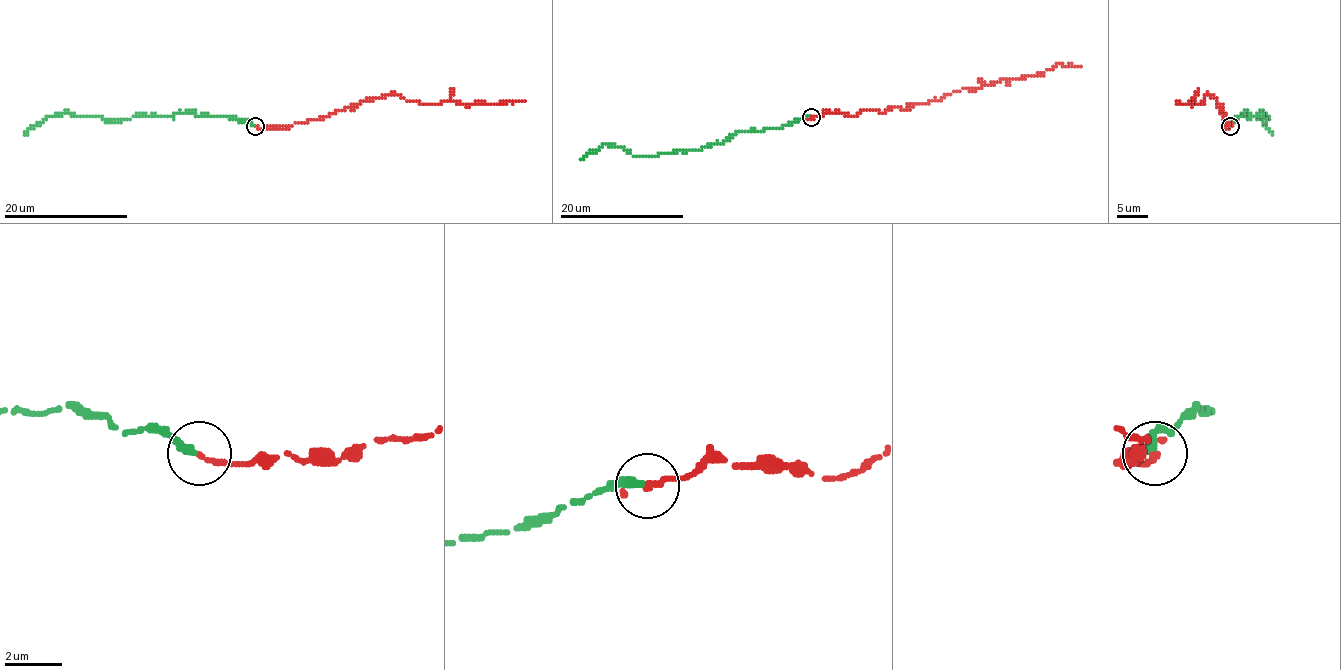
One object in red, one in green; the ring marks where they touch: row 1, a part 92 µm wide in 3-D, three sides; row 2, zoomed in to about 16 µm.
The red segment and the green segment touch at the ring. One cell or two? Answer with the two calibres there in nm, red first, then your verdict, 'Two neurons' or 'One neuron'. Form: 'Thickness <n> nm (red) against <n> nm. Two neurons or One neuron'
Thickness 240 nm (red) against 320 nm. One neuron

